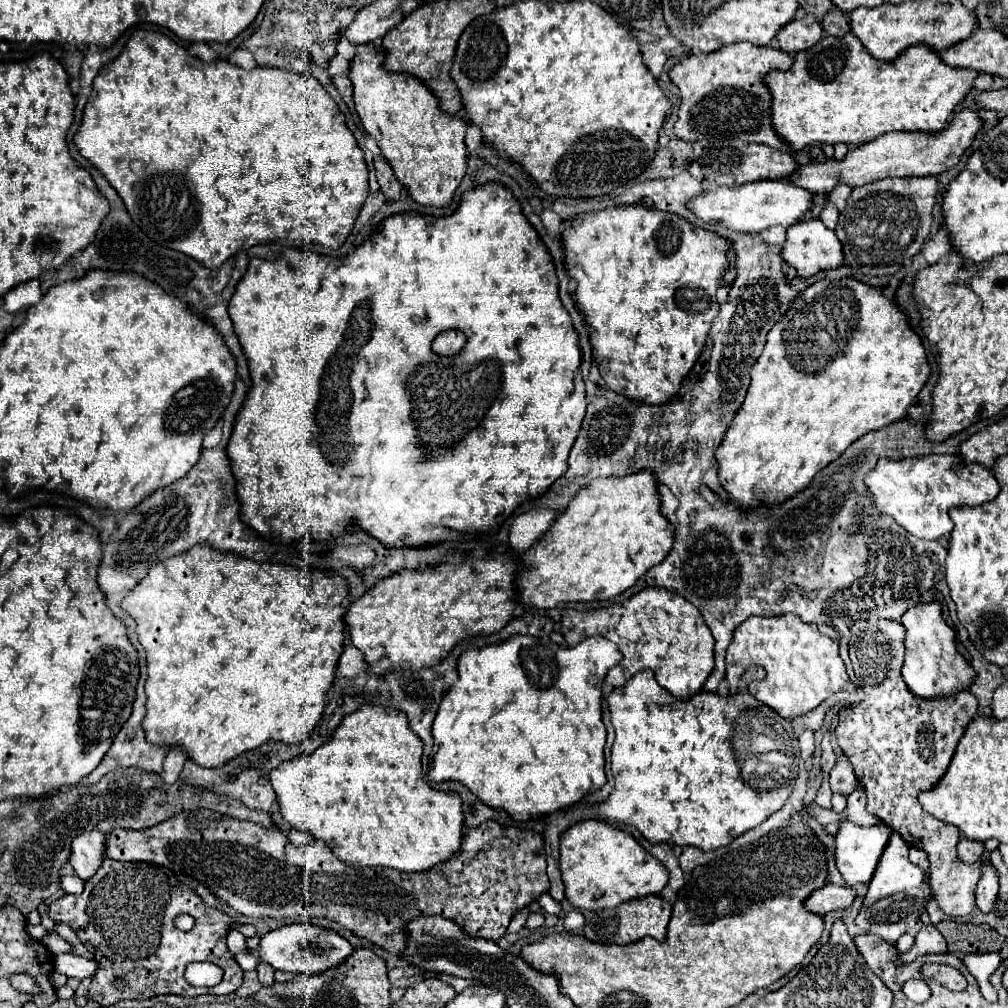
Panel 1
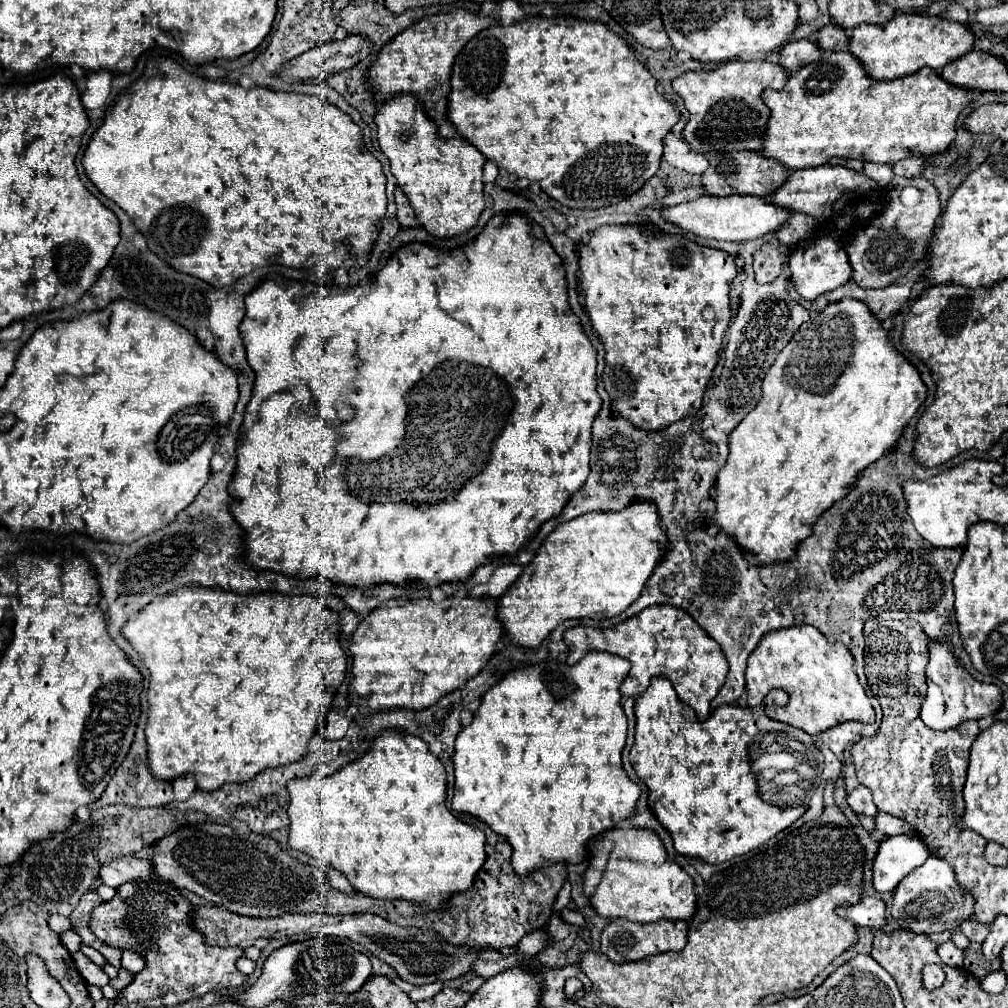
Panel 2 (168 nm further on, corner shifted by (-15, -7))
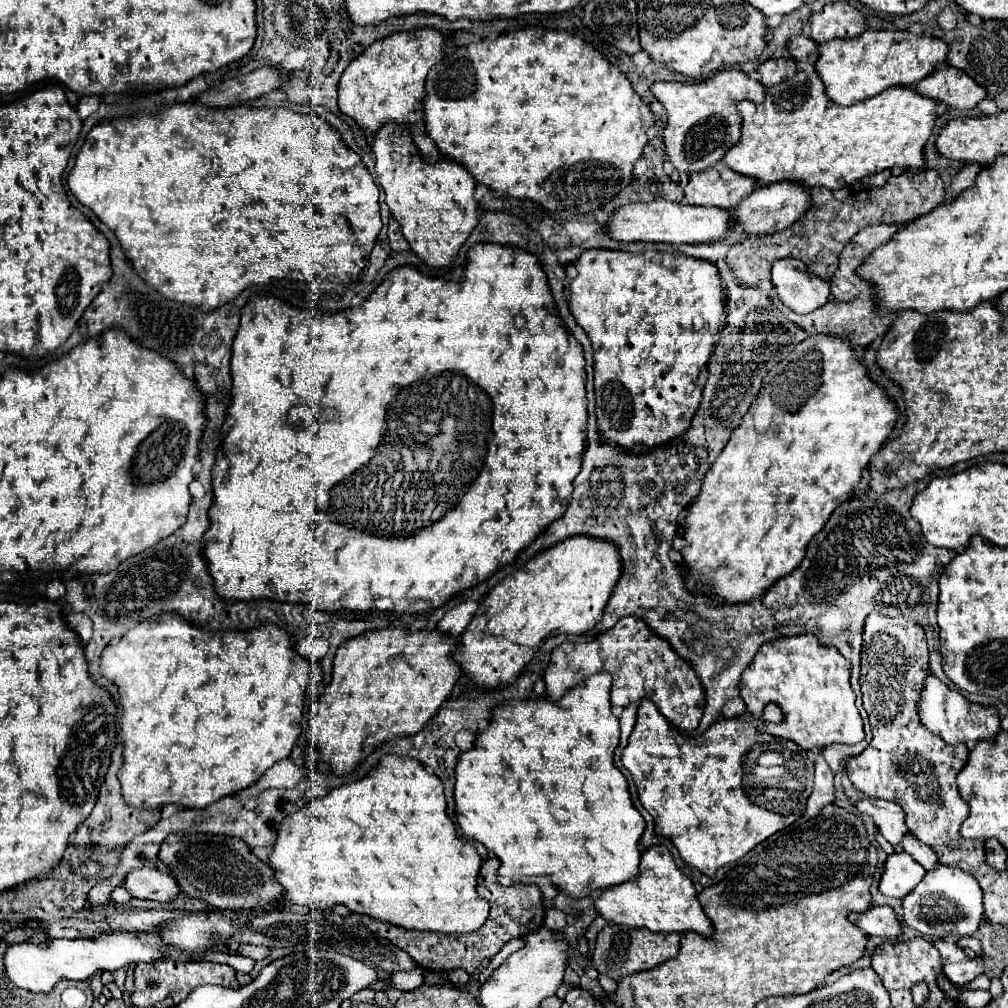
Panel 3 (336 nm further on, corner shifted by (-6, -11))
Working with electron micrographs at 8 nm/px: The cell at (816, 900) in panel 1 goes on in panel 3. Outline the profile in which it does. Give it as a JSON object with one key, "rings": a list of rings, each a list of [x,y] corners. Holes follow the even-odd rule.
{"rings":[[[872,905],[868,911],[858,913],[854,925],[866,935],[878,935],[884,939],[896,939],[900,935],[900,925],[894,911],[888,905]]]}

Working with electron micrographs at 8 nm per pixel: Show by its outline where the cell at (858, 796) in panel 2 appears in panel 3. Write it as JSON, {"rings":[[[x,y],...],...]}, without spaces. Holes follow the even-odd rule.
{"rings":[[[860,799],[858,803],[854,803],[854,807],[858,813],[868,815],[876,823],[878,831],[892,845],[898,845],[904,833],[908,831],[904,823],[904,811],[902,807],[896,807],[896,803],[882,799]]]}

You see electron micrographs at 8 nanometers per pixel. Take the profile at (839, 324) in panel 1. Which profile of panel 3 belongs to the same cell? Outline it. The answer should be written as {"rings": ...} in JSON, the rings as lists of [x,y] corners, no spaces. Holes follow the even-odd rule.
{"rings":[[[818,333],[818,335],[810,335],[804,341],[800,341],[788,353],[788,357],[784,361],[776,363],[774,369],[770,369],[766,373],[758,397],[750,405],[750,409],[744,415],[742,423],[732,431],[728,445],[722,449],[722,453],[718,455],[718,459],[708,469],[706,477],[702,479],[700,495],[690,505],[690,513],[688,513],[686,523],[684,523],[684,529],[686,529],[686,535],[684,535],[686,547],[682,549],[684,567],[686,567],[686,573],[688,573],[688,579],[686,579],[688,581],[688,587],[694,589],[694,591],[710,593],[718,601],[738,603],[738,601],[750,601],[750,599],[756,599],[756,597],[764,595],[764,591],[774,581],[778,581],[780,577],[792,573],[802,563],[806,545],[810,543],[810,539],[826,525],[826,521],[832,515],[832,511],[842,501],[846,501],[850,497],[850,493],[854,491],[854,487],[860,483],[862,469],[868,467],[870,459],[878,453],[878,449],[882,447],[882,443],[886,441],[886,437],[892,433],[896,421],[898,421],[898,407],[896,407],[896,403],[890,399],[890,395],[876,381],[872,381],[868,377],[868,369],[866,369],[864,361],[856,357],[856,351],[854,351],[852,341],[848,339],[848,335]]]}

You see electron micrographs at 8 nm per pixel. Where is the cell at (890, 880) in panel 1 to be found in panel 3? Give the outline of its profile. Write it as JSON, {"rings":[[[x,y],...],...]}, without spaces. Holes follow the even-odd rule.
{"rings":[[[936,865],[932,871],[926,871],[922,881],[902,899],[904,925],[920,931],[924,937],[950,937],[950,935],[972,935],[982,921],[982,891],[978,881],[964,873],[962,869]]]}

